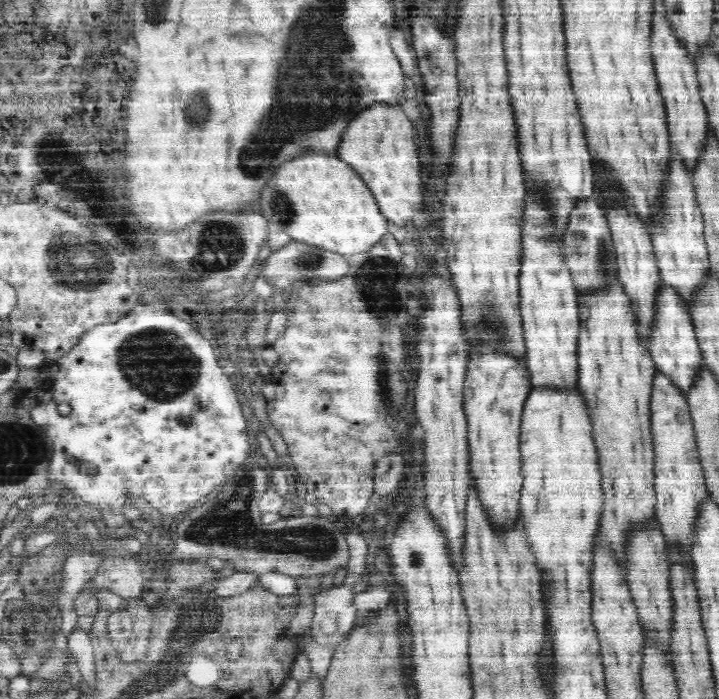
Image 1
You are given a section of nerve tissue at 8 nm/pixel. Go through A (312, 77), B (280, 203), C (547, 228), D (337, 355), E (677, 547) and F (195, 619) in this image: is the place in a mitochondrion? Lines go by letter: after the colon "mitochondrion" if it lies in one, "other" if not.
A: mitochondrion
B: mitochondrion
C: mitochondrion
D: other
E: other
F: mitochondrion

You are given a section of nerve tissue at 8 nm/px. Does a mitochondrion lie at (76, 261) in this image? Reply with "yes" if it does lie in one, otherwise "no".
yes

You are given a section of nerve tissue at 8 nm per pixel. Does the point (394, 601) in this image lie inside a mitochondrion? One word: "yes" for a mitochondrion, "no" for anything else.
no

